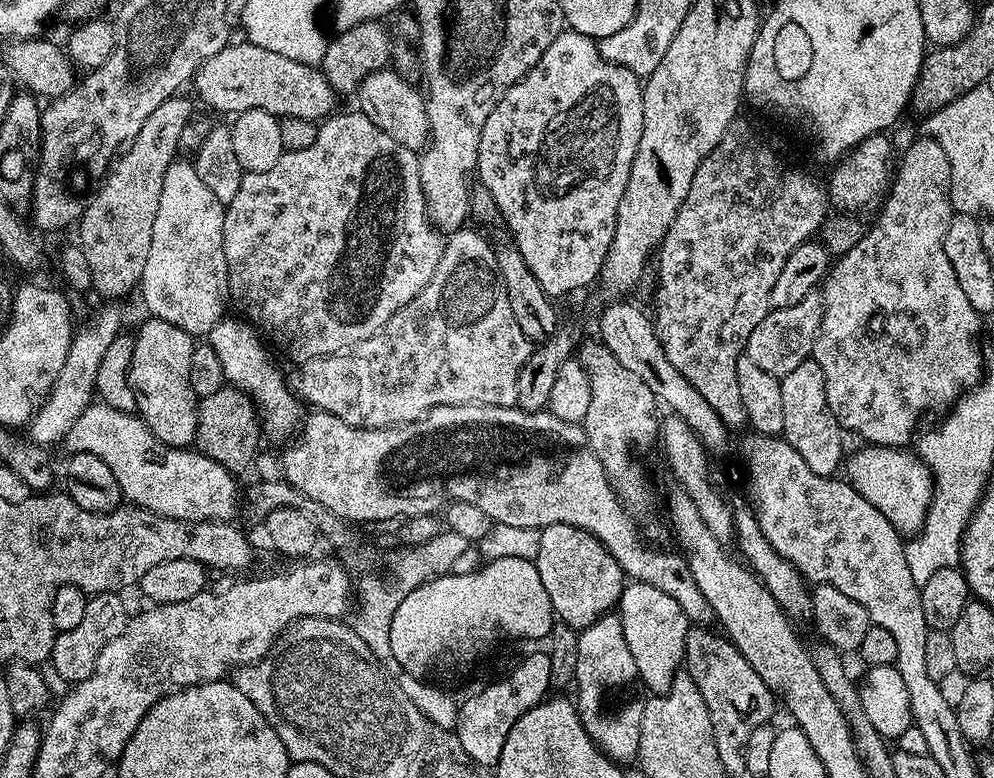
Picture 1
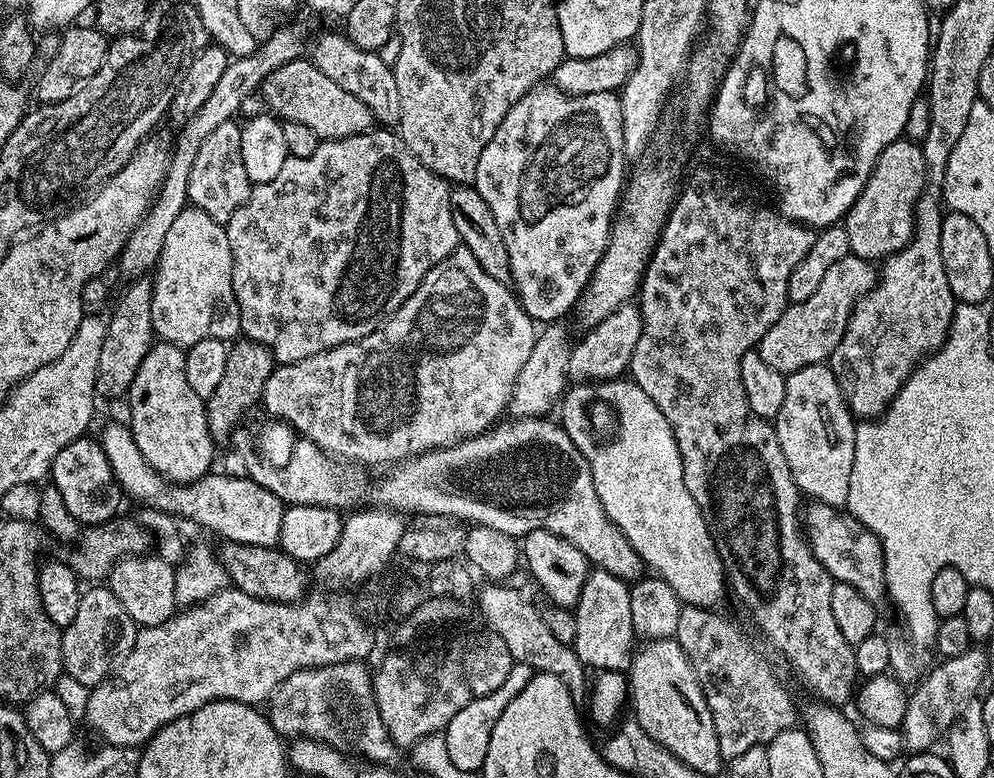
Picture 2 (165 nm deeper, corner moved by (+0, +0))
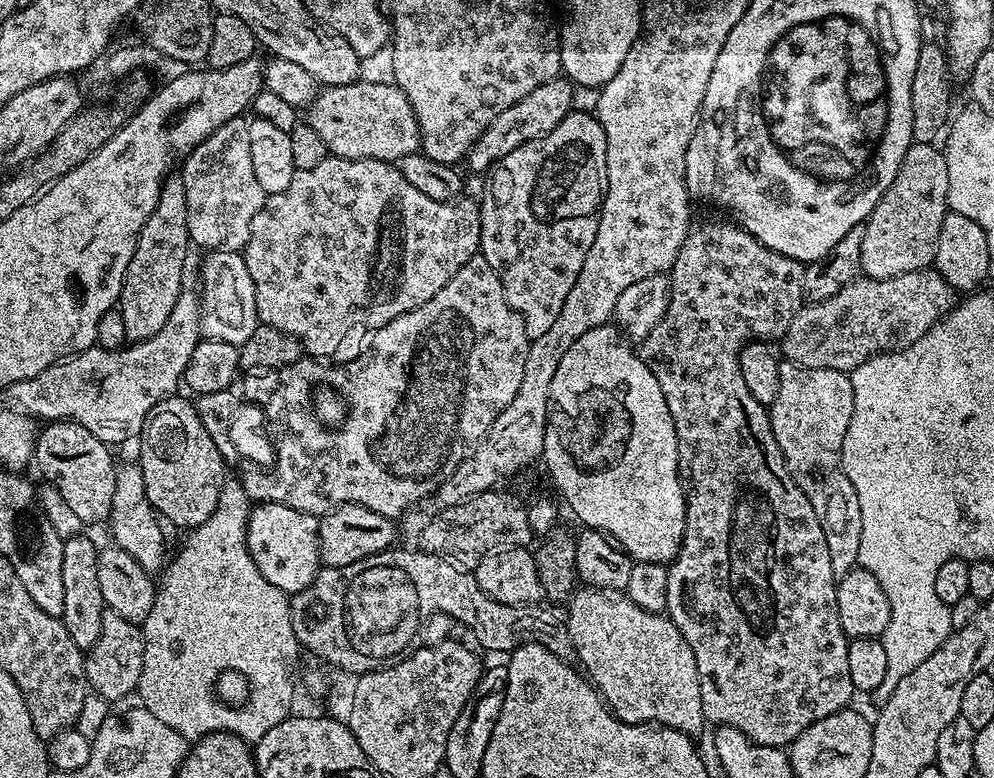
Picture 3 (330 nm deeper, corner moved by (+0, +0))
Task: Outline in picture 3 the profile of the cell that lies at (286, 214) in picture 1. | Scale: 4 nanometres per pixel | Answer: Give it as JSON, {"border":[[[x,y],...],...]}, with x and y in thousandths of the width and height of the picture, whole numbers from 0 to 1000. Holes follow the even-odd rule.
{"border":[[[331,198],[327,206],[320,208],[320,213],[315,213],[313,219],[298,219],[292,233],[292,239],[288,240],[288,244],[285,244],[284,248],[271,251],[266,258],[264,270],[260,270],[260,275],[256,275],[256,285],[252,285],[252,306],[247,311],[245,320],[243,320],[243,328],[247,337],[247,347],[252,347],[252,357],[256,357],[256,383],[258,384],[258,397],[260,398],[262,415],[268,419],[276,419],[276,424],[284,424],[288,429],[300,434],[300,440],[306,446],[306,451],[311,459],[322,460],[318,458],[336,456],[345,445],[346,436],[357,422],[370,422],[369,424],[380,423],[386,416],[391,416],[396,409],[400,409],[404,404],[408,404],[412,398],[425,393],[425,388],[433,388],[433,383],[437,383],[437,378],[441,378],[441,373],[445,373],[445,368],[449,368],[449,362],[453,362],[453,357],[457,357],[457,352],[461,352],[461,347],[465,347],[465,342],[469,342],[469,337],[473,337],[473,332],[480,328],[483,321],[483,263],[478,256],[467,256],[460,254],[454,260],[441,260],[437,254],[429,254],[429,249],[425,249],[425,244],[421,244],[421,239],[408,234],[408,229],[403,224],[401,215],[397,210],[389,206],[353,206],[352,203],[344,203],[343,201]]]}

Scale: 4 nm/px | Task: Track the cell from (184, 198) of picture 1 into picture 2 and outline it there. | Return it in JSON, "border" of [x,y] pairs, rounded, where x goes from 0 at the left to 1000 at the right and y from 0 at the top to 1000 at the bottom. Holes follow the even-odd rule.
{"border":[[[190,265],[183,270],[183,275],[179,275],[178,283],[167,301],[167,316],[163,316],[163,326],[156,339],[152,361],[153,424],[164,441],[190,445],[204,436],[233,440],[242,431],[241,400],[233,366],[233,328],[229,296],[203,269]]]}

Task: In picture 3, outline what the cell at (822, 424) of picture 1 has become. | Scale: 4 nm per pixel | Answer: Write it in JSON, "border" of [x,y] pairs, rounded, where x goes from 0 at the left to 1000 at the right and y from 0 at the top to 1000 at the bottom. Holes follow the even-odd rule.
{"border":[[[786,467],[783,512],[779,512],[775,522],[779,563],[787,578],[793,608],[799,614],[803,630],[811,635],[815,650],[819,650],[819,661],[823,661],[827,686],[831,686],[831,702],[835,702],[835,733],[839,733],[842,743],[855,738],[855,733],[864,726],[863,702],[867,702],[867,650],[863,650],[863,635],[859,635],[859,625],[855,625],[855,614],[851,614],[847,599],[847,568],[851,553],[855,553],[858,532],[859,496],[854,479]]]}

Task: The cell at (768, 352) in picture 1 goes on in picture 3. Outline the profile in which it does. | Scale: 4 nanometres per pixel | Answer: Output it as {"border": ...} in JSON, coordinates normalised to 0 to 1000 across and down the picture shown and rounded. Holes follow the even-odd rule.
{"border":[[[941,343],[886,360],[866,353],[855,368],[847,368],[839,383],[822,391],[810,389],[799,404],[787,433],[787,458],[794,468],[855,481],[883,452],[900,452],[902,447],[924,440],[963,386],[963,377]]]}

